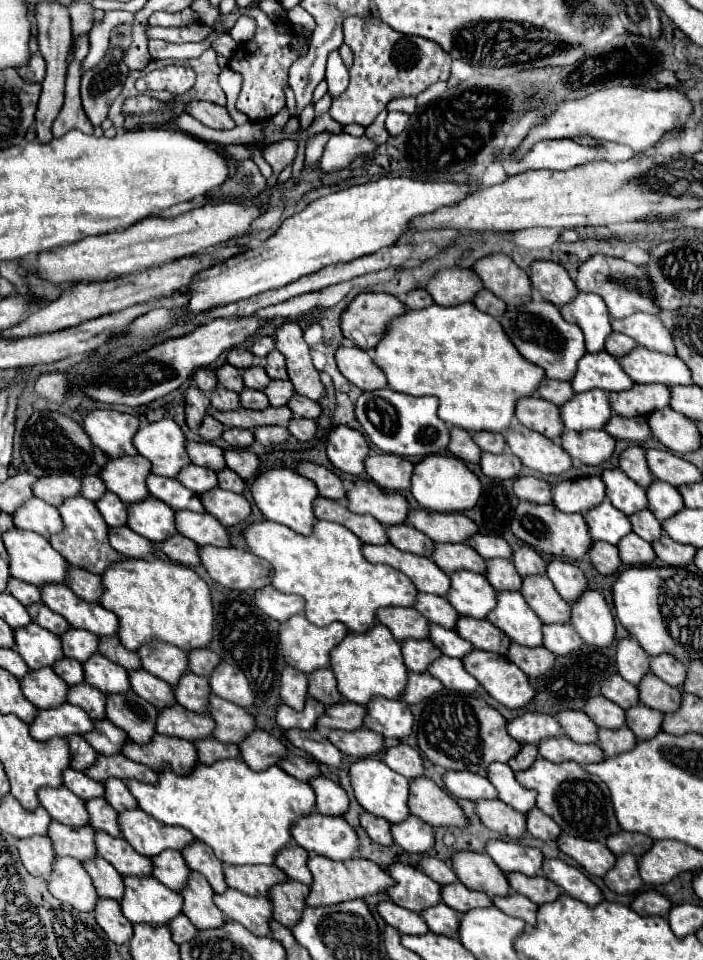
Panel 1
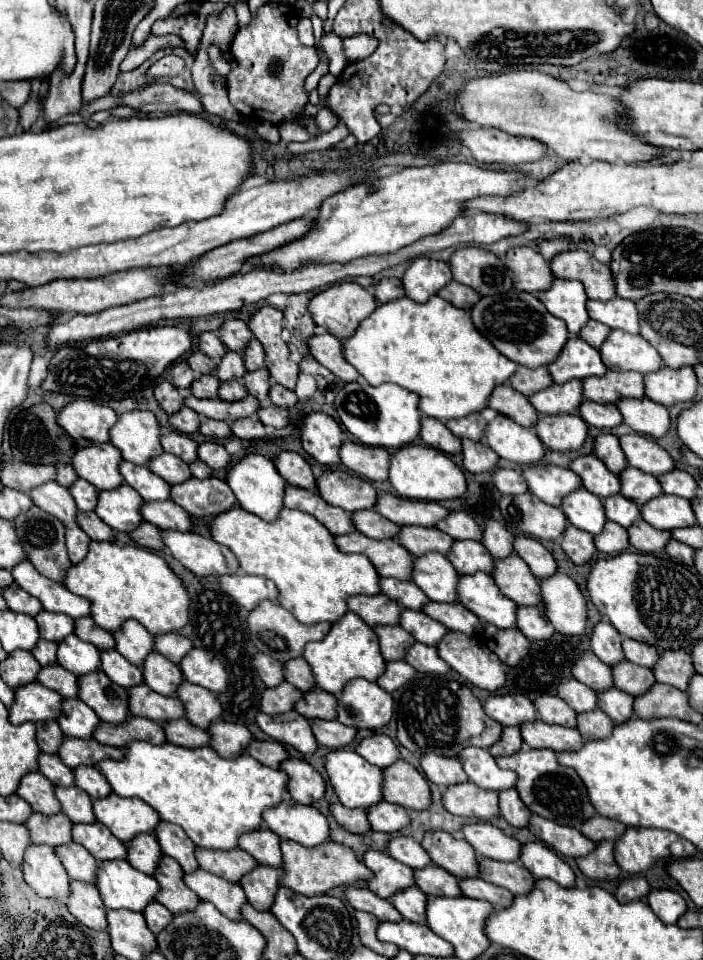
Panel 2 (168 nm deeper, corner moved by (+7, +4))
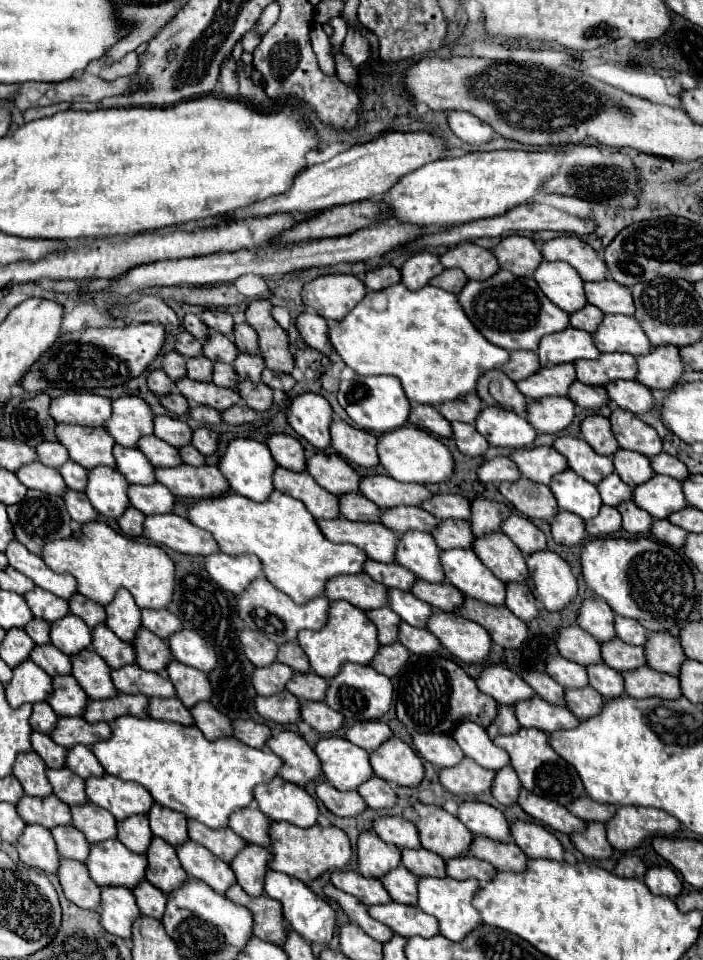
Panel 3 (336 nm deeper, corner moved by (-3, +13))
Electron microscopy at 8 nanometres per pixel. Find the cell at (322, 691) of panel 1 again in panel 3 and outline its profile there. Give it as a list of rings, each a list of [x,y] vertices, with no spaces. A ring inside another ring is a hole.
[[[295,642],[281,644],[279,652],[277,652],[277,660],[281,664],[287,664],[289,668],[293,668],[295,672],[301,672],[301,674],[311,670],[309,668],[309,660],[305,660],[305,652],[301,652],[301,646],[295,644]]]

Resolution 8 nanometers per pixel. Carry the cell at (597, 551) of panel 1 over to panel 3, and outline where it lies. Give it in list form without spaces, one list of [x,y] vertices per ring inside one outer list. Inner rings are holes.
[[[557,512],[549,524],[551,524],[551,536],[557,544],[577,546],[583,542],[585,526],[579,516],[573,516],[571,512]]]

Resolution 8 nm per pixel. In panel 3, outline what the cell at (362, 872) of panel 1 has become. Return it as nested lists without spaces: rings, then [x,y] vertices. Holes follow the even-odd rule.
[[[271,822],[269,838],[271,838],[269,868],[285,872],[301,882],[311,882],[327,870],[341,870],[353,856],[347,834],[335,826],[323,828],[315,824],[311,828],[299,828],[289,822]]]

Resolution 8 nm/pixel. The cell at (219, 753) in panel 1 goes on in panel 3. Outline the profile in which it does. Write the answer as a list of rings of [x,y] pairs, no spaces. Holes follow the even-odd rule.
[[[149,698],[147,714],[157,720],[169,720],[169,722],[179,722],[179,724],[193,724],[191,712],[181,704],[181,700],[173,698]]]

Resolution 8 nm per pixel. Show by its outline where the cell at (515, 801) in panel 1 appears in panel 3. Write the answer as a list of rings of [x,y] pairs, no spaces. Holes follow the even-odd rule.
[[[463,720],[461,724],[457,724],[457,728],[453,730],[453,740],[459,744],[465,756],[473,758],[477,764],[489,770],[497,770],[509,764],[507,752],[495,746],[487,732],[471,720]]]

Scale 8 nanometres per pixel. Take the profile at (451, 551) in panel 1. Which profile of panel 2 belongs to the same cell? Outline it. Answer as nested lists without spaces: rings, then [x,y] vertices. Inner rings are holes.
[[[401,527],[399,543],[407,551],[411,551],[415,557],[421,557],[431,551],[447,555],[453,547],[453,539],[435,527],[431,527],[431,529],[427,529],[427,527]]]

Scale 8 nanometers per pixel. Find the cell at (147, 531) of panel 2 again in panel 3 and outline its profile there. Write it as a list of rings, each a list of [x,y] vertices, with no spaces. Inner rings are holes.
[[[129,506],[119,518],[117,518],[117,524],[121,528],[123,534],[127,536],[141,536],[141,524],[145,520],[145,514],[143,512],[137,512],[133,506]]]

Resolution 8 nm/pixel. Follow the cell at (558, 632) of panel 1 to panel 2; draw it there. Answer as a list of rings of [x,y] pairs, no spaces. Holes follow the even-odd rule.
[[[519,607],[517,627],[531,641],[547,641],[555,633],[555,627],[547,621],[545,611],[539,607]]]

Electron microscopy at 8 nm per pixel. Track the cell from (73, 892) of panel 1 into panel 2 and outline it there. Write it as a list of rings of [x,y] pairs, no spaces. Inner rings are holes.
[[[31,845],[31,849],[27,849],[25,853],[23,875],[27,885],[39,897],[67,901],[67,897],[71,895],[71,879],[53,847]]]

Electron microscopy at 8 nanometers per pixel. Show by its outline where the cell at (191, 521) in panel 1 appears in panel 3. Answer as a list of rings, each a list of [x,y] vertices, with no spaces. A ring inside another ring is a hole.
[[[131,484],[127,488],[127,498],[129,504],[143,514],[167,514],[173,510],[173,494],[163,486],[163,484],[149,484],[149,486],[139,486]]]

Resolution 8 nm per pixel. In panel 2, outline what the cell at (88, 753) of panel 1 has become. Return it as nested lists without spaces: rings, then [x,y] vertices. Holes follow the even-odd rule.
[[[43,721],[37,723],[37,735],[39,735],[39,745],[43,749],[43,753],[47,755],[57,755],[59,747],[65,739],[61,727],[57,725],[57,721]]]

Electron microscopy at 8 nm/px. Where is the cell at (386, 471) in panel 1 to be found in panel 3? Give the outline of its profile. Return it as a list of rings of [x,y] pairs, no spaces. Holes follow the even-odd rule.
[[[333,420],[329,432],[331,432],[331,448],[339,456],[363,468],[371,468],[379,464],[377,438],[371,432],[353,428],[343,420]]]

